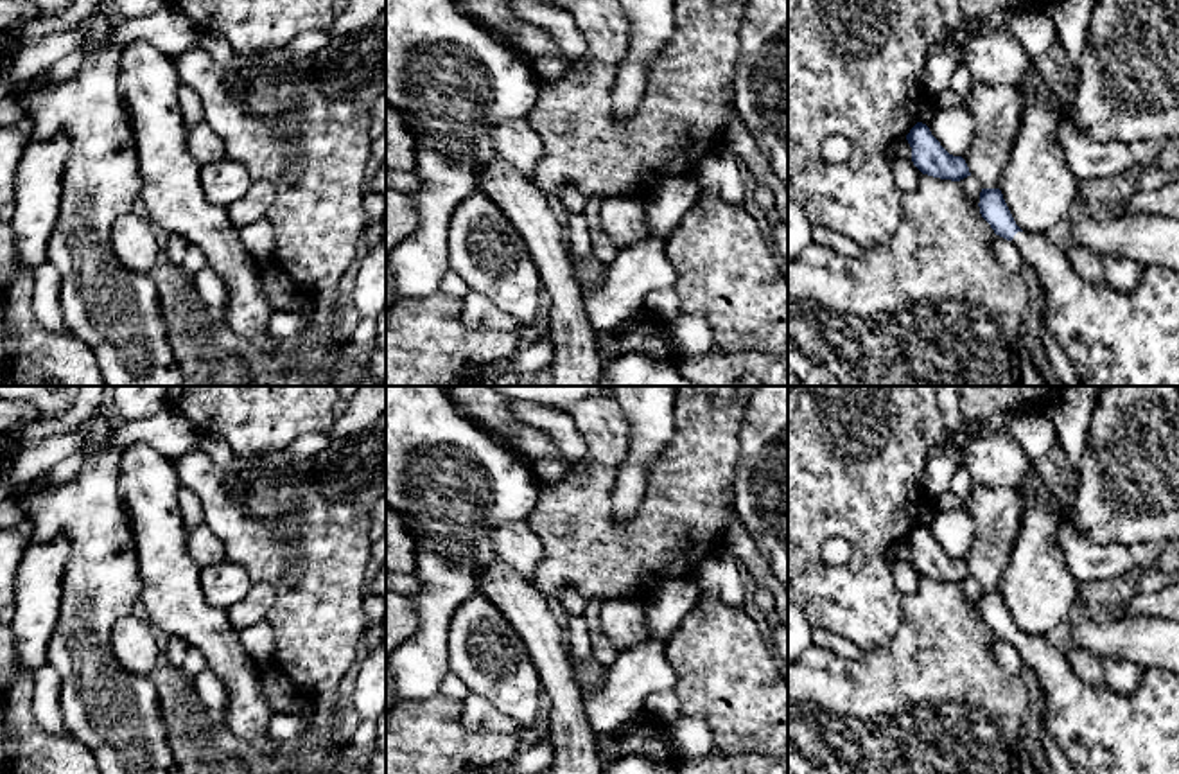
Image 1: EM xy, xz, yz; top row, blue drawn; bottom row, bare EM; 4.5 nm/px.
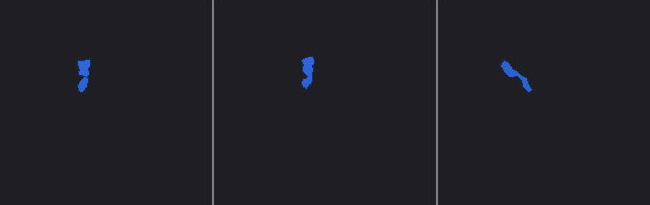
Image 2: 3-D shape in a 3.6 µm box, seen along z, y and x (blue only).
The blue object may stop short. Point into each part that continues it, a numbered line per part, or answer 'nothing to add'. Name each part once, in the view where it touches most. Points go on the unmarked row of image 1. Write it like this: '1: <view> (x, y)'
1: yz (1100, 731)

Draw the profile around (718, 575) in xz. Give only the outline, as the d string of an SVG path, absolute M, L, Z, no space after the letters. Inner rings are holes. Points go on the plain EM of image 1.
M720 548L694 571L702 594L714 596L734 609L743 609L747 594L741 582L741 566L729 551Z

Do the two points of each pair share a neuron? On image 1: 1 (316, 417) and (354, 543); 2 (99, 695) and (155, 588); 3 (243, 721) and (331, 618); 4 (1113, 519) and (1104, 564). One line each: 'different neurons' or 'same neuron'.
1: different neurons
2: different neurons
3: different neurons
4: different neurons

